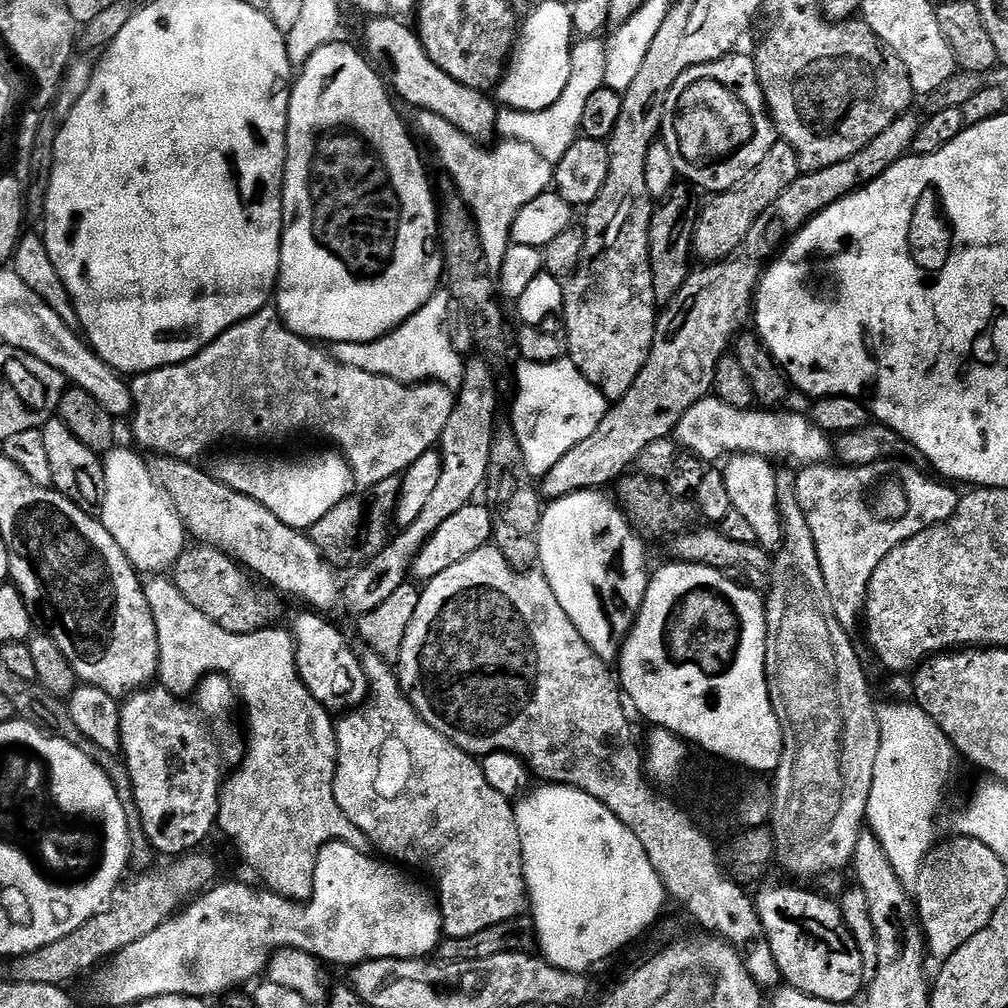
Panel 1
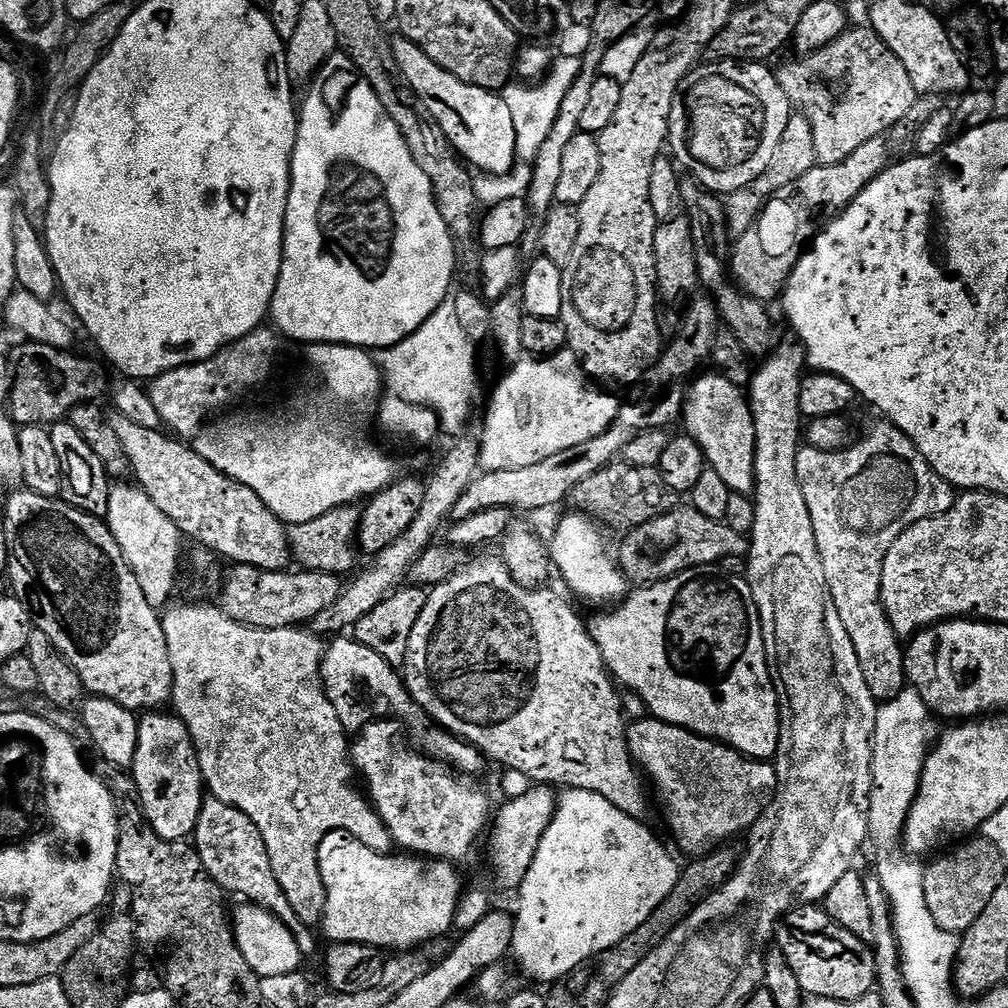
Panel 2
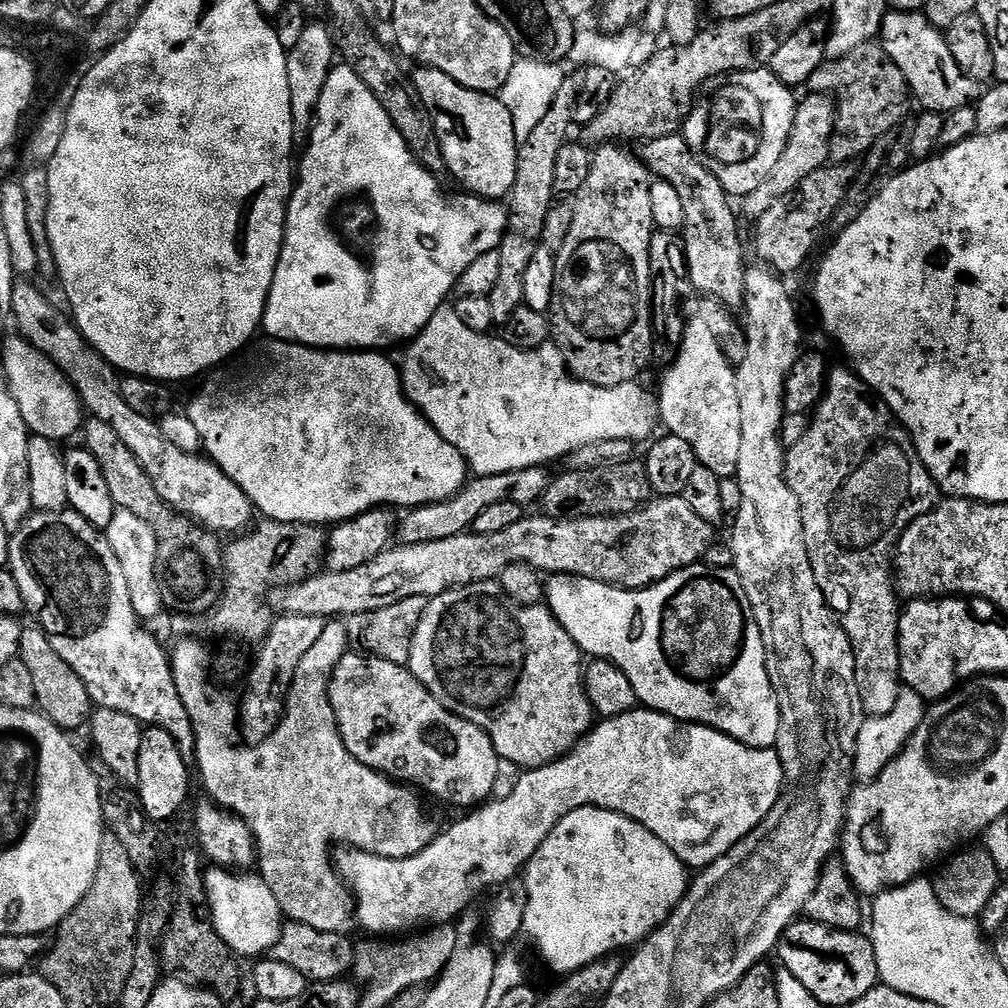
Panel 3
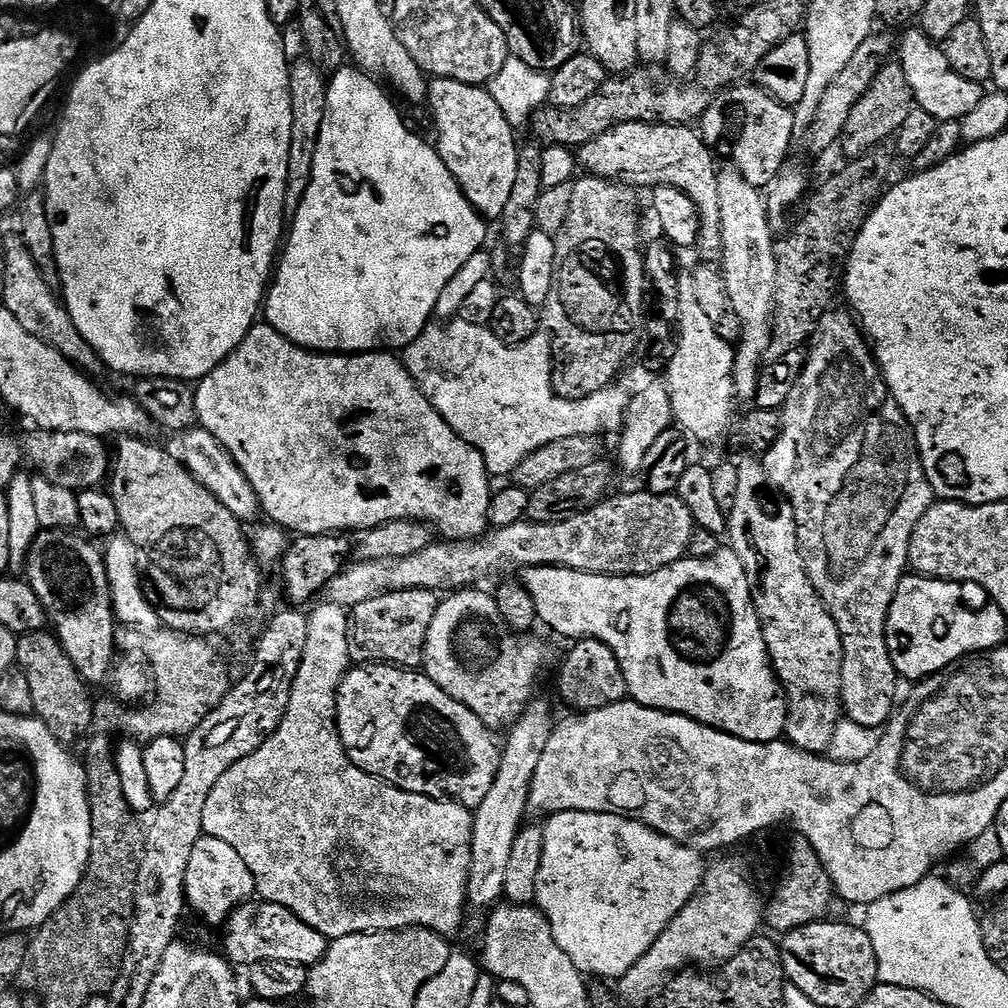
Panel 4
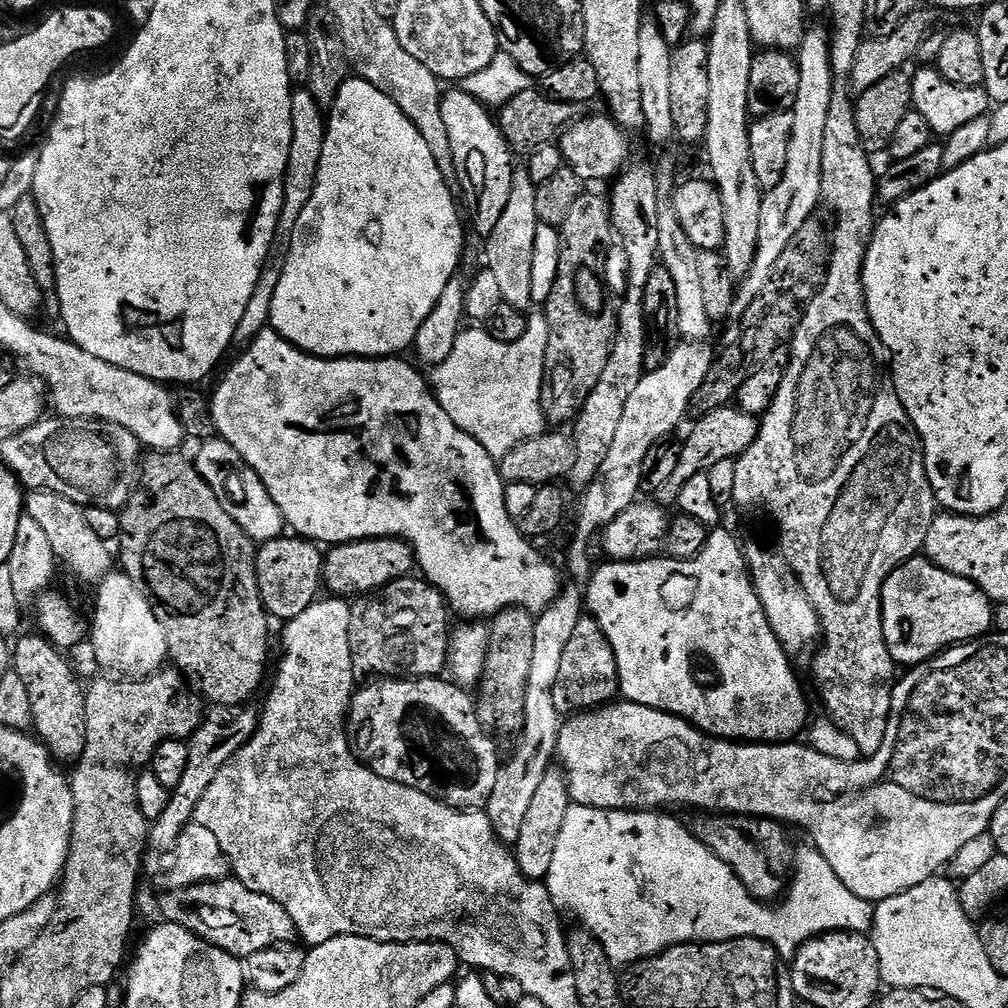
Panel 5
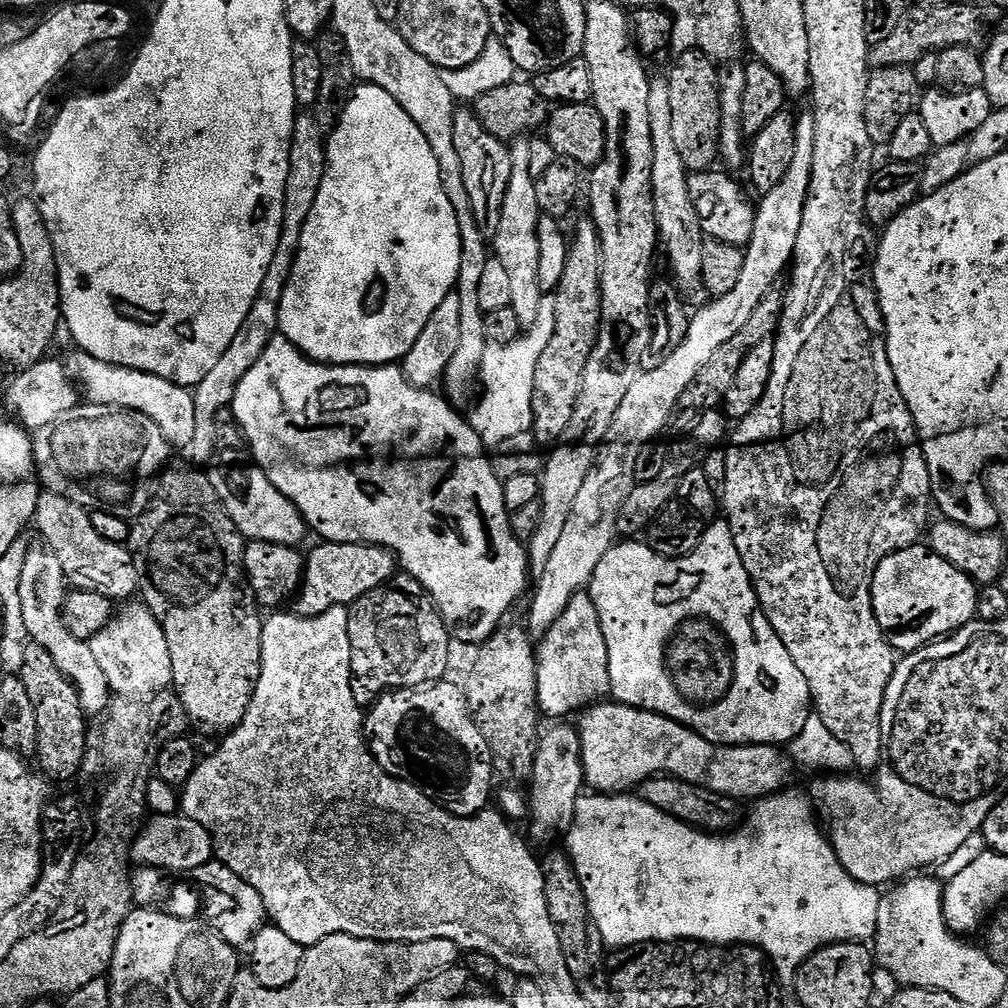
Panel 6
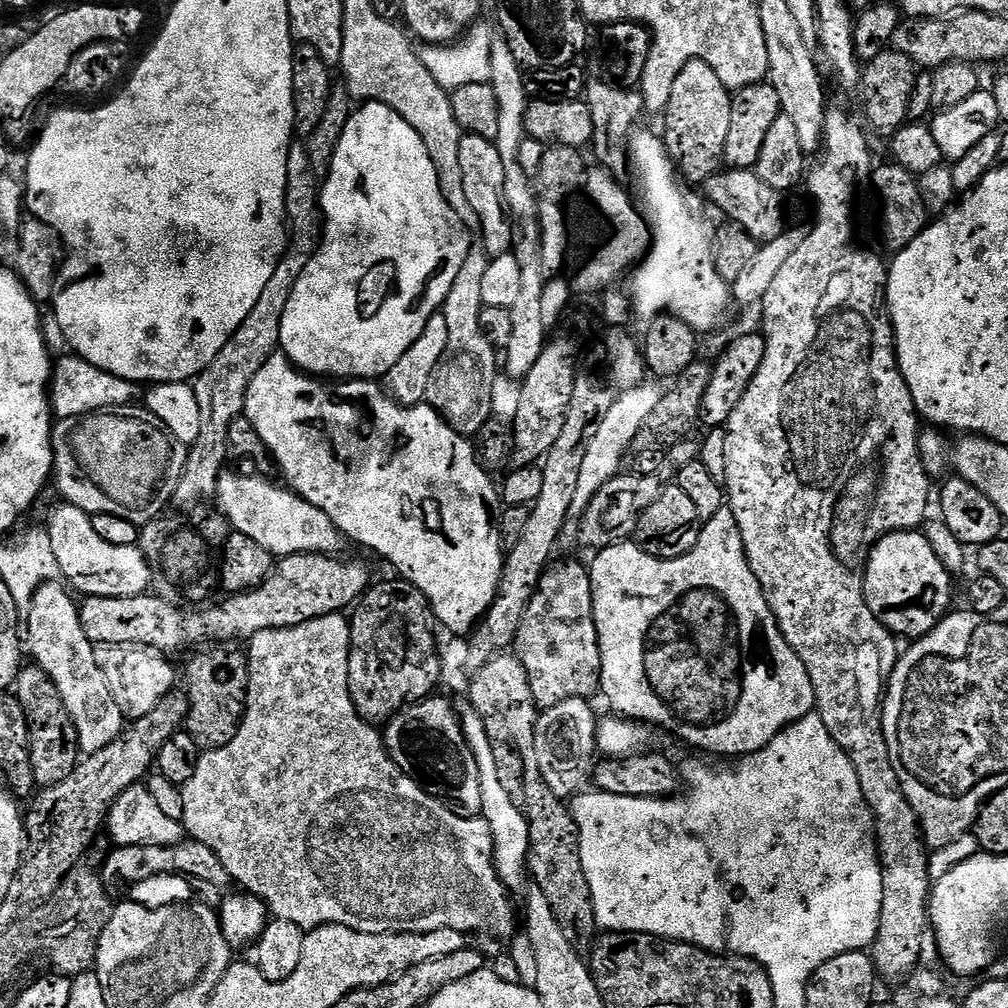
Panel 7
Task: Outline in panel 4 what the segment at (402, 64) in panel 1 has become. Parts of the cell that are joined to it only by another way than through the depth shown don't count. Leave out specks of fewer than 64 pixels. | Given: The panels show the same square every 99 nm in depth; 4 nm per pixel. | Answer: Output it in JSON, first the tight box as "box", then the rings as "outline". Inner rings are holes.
{"box":[427,79,518,221],"outline":[[[433,79],[428,85],[427,107],[432,107],[432,116],[436,119],[435,147],[438,149],[442,162],[450,170],[450,174],[458,182],[464,196],[485,221],[499,221],[506,210],[506,202],[510,202],[510,193],[514,191],[514,174],[518,174],[518,143],[517,133],[510,126],[506,114],[502,114],[502,106],[494,102],[487,87],[475,84],[463,84],[457,80]]]}

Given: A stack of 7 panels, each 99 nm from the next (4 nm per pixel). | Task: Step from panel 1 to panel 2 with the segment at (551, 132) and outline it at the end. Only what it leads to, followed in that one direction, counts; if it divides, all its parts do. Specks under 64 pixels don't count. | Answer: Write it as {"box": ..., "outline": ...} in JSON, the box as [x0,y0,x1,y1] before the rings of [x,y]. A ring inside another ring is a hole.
{"box":[503,56,582,161],"outline":[[[560,56],[539,82],[533,83],[531,86],[512,82],[503,89],[504,101],[506,106],[510,106],[510,115],[514,118],[516,154],[521,161],[535,160],[538,150],[542,150],[542,142],[546,142],[550,130],[554,130],[554,118],[558,118],[558,110],[562,110],[562,98],[566,98],[570,86],[574,86],[574,82],[578,78],[581,63],[582,60],[578,57]]]}

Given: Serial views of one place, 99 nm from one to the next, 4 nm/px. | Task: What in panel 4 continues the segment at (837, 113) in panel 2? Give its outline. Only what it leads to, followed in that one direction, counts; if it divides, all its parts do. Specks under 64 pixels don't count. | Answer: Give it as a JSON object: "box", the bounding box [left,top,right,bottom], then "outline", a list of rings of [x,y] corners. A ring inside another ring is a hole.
{"box":[838,63,914,160],"outline":[[[885,63],[874,78],[870,90],[866,90],[866,94],[856,103],[854,110],[850,110],[846,130],[838,141],[839,147],[844,147],[845,157],[848,160],[856,160],[860,156],[865,156],[874,146],[891,141],[902,122],[906,122],[912,107],[914,101],[910,82],[906,82],[906,74],[901,70],[899,63]]]}

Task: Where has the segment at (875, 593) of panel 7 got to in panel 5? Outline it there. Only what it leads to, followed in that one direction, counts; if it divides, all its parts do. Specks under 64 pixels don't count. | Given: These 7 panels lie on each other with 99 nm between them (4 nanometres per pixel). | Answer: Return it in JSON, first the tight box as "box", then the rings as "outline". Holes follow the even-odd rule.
{"box":[880,554,994,666],"outline":[[[917,554],[893,567],[882,586],[880,609],[893,661],[900,666],[915,666],[953,644],[985,635],[992,628],[994,604],[974,582],[950,574]]]}

